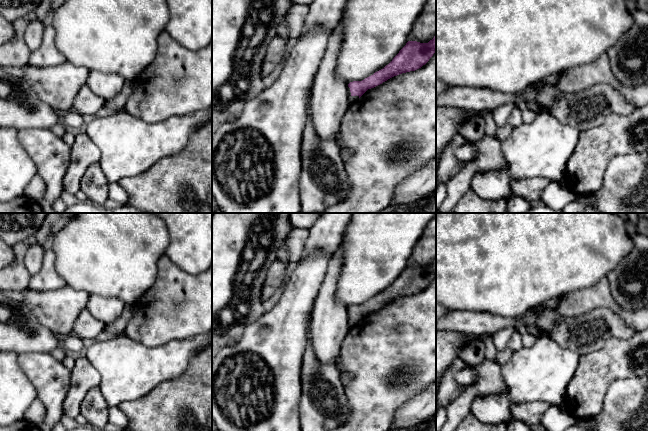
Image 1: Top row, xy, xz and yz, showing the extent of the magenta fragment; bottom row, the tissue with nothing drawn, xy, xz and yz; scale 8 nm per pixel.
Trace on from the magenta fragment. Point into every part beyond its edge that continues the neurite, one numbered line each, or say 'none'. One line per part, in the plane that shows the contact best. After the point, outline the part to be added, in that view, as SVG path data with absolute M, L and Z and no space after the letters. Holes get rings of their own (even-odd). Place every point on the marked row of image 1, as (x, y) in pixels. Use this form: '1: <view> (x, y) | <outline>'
1: xz (351, 99) | M348 87L348 101L350 104L356 102L359 99L359 96L352 96L350 92L350 88Z

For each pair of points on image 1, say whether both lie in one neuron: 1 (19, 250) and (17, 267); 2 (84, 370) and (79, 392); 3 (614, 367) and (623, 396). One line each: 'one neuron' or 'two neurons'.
1: one neuron
2: one neuron
3: two neurons

